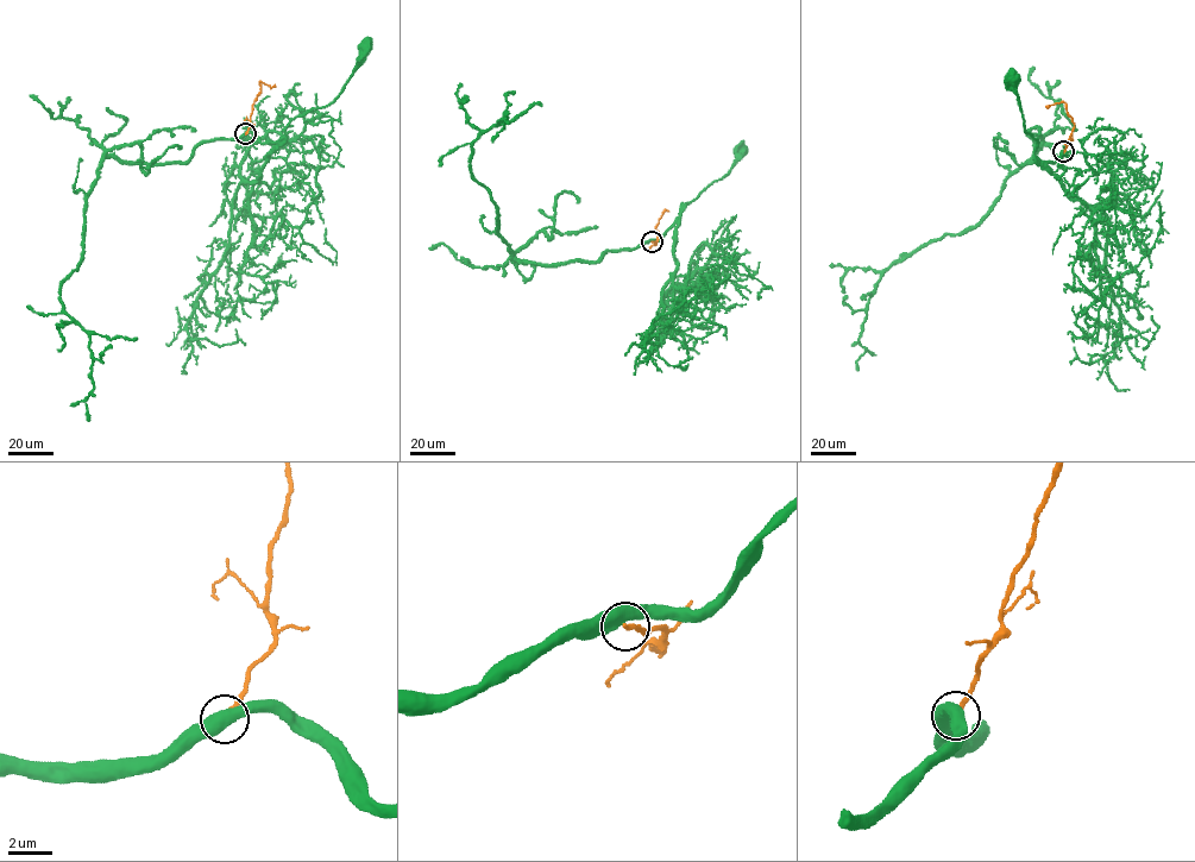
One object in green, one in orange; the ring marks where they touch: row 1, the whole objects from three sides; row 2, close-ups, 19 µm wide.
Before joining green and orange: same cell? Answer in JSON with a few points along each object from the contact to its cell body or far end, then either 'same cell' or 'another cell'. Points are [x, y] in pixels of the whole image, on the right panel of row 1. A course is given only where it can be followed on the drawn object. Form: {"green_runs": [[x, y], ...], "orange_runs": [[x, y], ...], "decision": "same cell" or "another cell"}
{"green_runs": [[1063, 151], [1050, 163], [1035, 156], [1038, 140], [1025, 132], [1012, 79]], "orange_runs": [[1063, 152], [1074, 125], [1065, 102], [1048, 107]], "decision": "another cell"}

